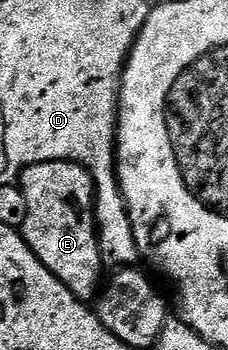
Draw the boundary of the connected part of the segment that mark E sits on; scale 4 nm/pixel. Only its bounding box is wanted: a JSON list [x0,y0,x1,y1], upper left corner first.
[19,160,102,302]

